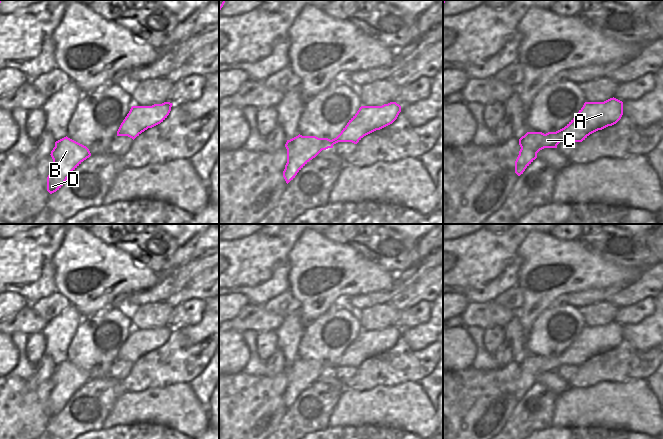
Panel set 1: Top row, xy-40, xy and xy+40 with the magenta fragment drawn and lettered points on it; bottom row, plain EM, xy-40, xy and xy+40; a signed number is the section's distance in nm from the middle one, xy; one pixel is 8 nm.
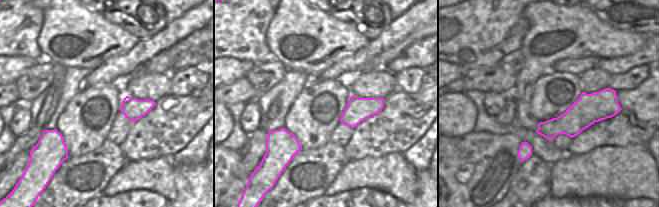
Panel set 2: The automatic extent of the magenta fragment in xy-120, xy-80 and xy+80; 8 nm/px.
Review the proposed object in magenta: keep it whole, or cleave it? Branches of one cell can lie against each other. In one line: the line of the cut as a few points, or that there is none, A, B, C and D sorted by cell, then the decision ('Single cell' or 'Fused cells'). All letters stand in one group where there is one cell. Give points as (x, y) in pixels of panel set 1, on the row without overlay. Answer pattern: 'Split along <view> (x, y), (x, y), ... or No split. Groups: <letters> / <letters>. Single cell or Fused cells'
No split. Groups: A B C D. Single cell

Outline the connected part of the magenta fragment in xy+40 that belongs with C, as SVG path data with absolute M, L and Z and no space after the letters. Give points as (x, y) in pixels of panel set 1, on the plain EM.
M610 322L604 326L585 326L577 339L556 356L527 356L519 363L521 371L515 385L520 400L544 372L557 372L560 366L582 366L590 358L616 348L623 339L623 326Z

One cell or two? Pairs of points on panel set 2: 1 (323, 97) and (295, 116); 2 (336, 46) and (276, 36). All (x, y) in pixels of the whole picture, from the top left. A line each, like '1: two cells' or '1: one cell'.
1: one cell
2: one cell

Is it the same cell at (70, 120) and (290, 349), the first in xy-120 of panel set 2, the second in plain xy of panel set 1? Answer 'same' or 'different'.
different

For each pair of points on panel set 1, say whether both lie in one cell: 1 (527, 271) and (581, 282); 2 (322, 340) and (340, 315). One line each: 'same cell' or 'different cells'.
1: same cell
2: same cell

